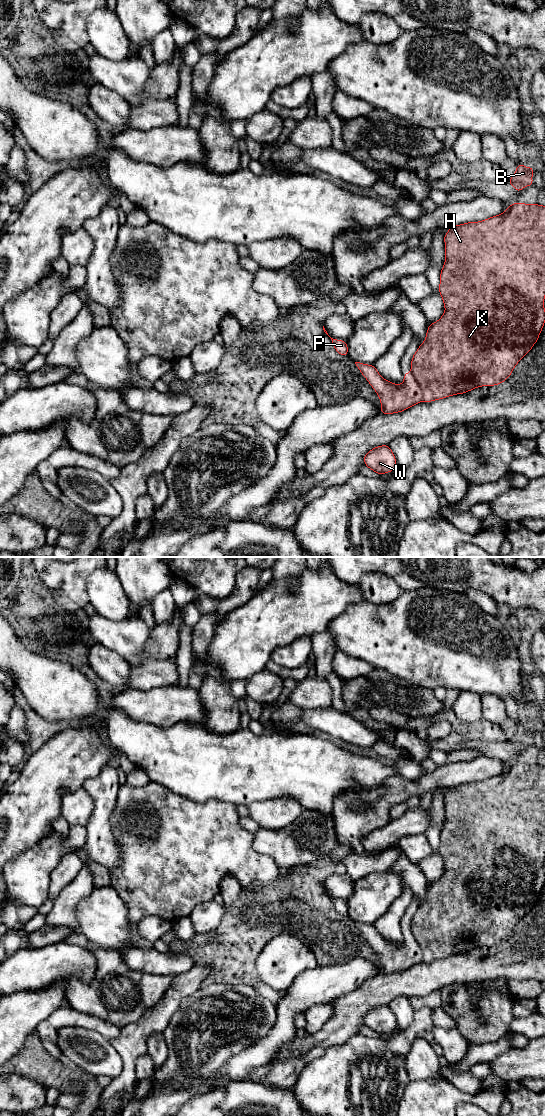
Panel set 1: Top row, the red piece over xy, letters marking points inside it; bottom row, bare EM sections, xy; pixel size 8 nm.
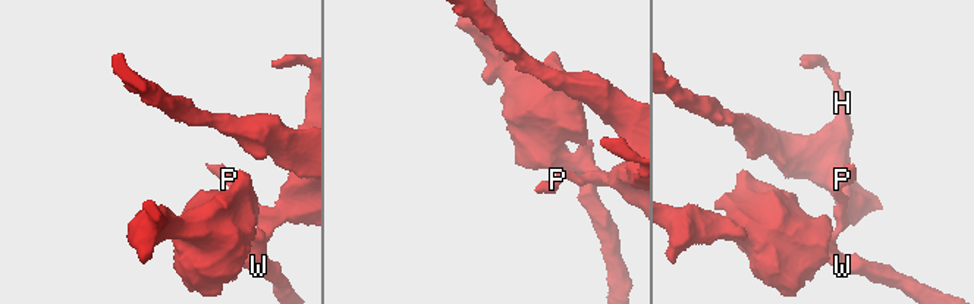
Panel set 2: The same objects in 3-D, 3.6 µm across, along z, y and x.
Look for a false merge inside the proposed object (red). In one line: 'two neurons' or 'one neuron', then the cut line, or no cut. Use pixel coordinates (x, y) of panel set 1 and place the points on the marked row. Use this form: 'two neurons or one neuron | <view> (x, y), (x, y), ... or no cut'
two neurons | xy (411, 371), (421, 390), (422, 400)

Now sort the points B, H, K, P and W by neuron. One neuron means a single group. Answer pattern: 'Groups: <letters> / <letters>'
Groups: B H K / P W

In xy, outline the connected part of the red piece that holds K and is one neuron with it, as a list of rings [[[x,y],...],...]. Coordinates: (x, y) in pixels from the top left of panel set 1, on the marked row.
[[[514,203],[500,215],[479,222],[451,226],[444,236],[446,259],[440,274],[439,293],[445,312],[435,323],[429,324],[425,341],[412,357],[411,372],[422,390],[422,401],[432,402],[456,394],[463,394],[481,386],[498,385],[511,375],[517,363],[537,342],[545,323],[545,206]]]

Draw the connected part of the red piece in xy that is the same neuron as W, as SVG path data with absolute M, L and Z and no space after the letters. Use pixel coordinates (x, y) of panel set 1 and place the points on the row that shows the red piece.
M389 445L371 449L364 456L365 465L379 475L393 471L396 468L396 458Z

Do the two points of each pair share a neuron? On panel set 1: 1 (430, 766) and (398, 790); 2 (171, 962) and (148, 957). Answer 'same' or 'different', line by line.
1: different
2: same

